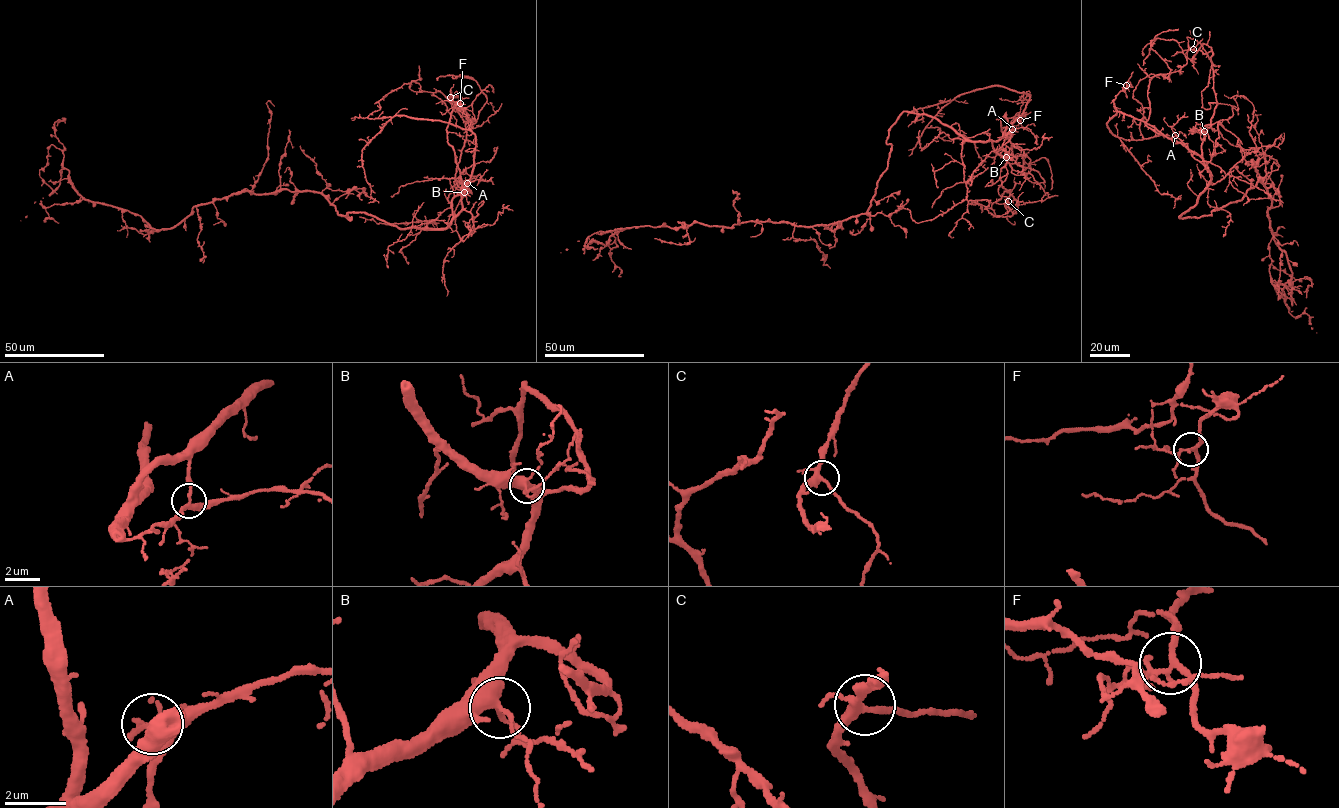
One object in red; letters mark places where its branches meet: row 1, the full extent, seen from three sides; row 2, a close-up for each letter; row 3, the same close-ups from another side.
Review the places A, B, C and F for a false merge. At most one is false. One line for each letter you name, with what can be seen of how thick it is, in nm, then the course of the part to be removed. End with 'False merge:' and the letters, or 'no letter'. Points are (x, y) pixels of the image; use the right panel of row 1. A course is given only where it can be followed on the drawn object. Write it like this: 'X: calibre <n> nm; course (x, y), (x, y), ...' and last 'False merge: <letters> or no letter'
F: calibre 170 nm
False merge: F

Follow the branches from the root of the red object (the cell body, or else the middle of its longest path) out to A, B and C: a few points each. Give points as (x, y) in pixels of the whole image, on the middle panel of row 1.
A: (887, 143), (889, 129), (904, 112), (933, 117), (974, 142), (995, 141), (1012, 129)
B: (887, 143), (889, 129), (903, 112), (911, 112), (933, 117), (974, 142), (991, 141), (994, 150), (1006, 157)
C: (887, 143), (908, 111), (991, 141), (1007, 158), (1000, 175), (1015, 213), (1008, 201)

